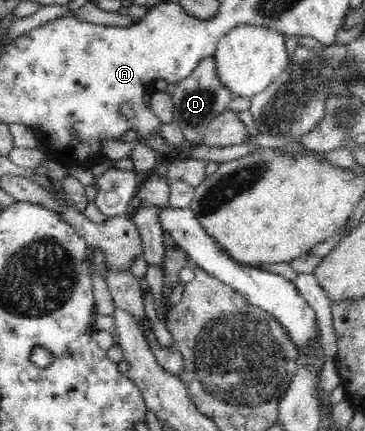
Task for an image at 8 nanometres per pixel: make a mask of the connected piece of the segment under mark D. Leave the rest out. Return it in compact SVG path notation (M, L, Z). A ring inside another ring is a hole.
M214 57L202 59L198 68L189 77L175 85L171 96L174 106L173 122L182 129L186 140L195 145L203 141L210 121L229 109L230 101L234 97L233 93L220 82Z

